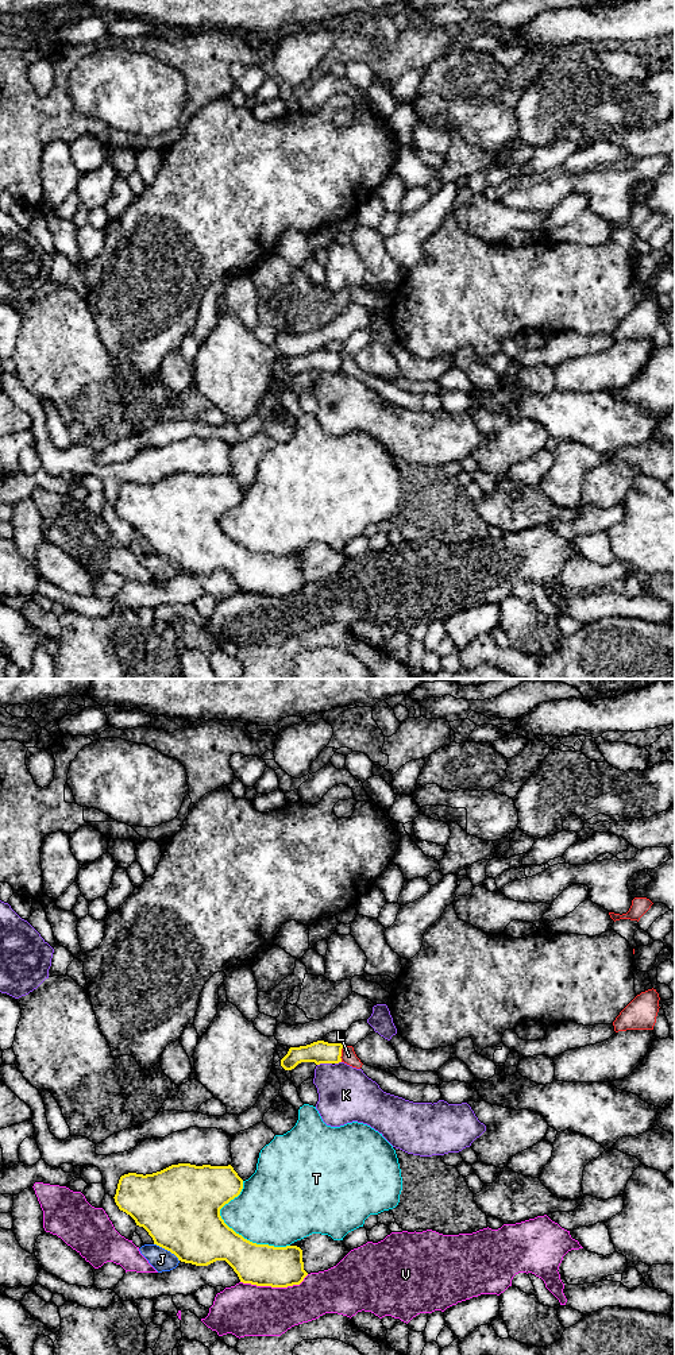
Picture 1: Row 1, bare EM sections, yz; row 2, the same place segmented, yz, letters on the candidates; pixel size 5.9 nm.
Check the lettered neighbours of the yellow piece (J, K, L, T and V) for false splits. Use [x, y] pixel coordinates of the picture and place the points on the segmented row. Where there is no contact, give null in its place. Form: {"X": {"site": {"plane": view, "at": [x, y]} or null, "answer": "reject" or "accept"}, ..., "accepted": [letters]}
{"J": {"site": {"plane": "yz", "at": [168, 1250]}, "answer": "reject"}, "K": {"site": {"plane": "yz", "at": [324, 1062]}, "answer": "reject"}, "L": {"site": {"plane": "yz", "at": [340, 1053]}, "answer": "reject"}, "T": {"site": {"plane": "yz", "at": [234, 1231]}, "answer": "reject"}, "V": {"site": {"plane": "yz", "at": [274, 1286]}, "answer": "reject"}, "accepted": []}

